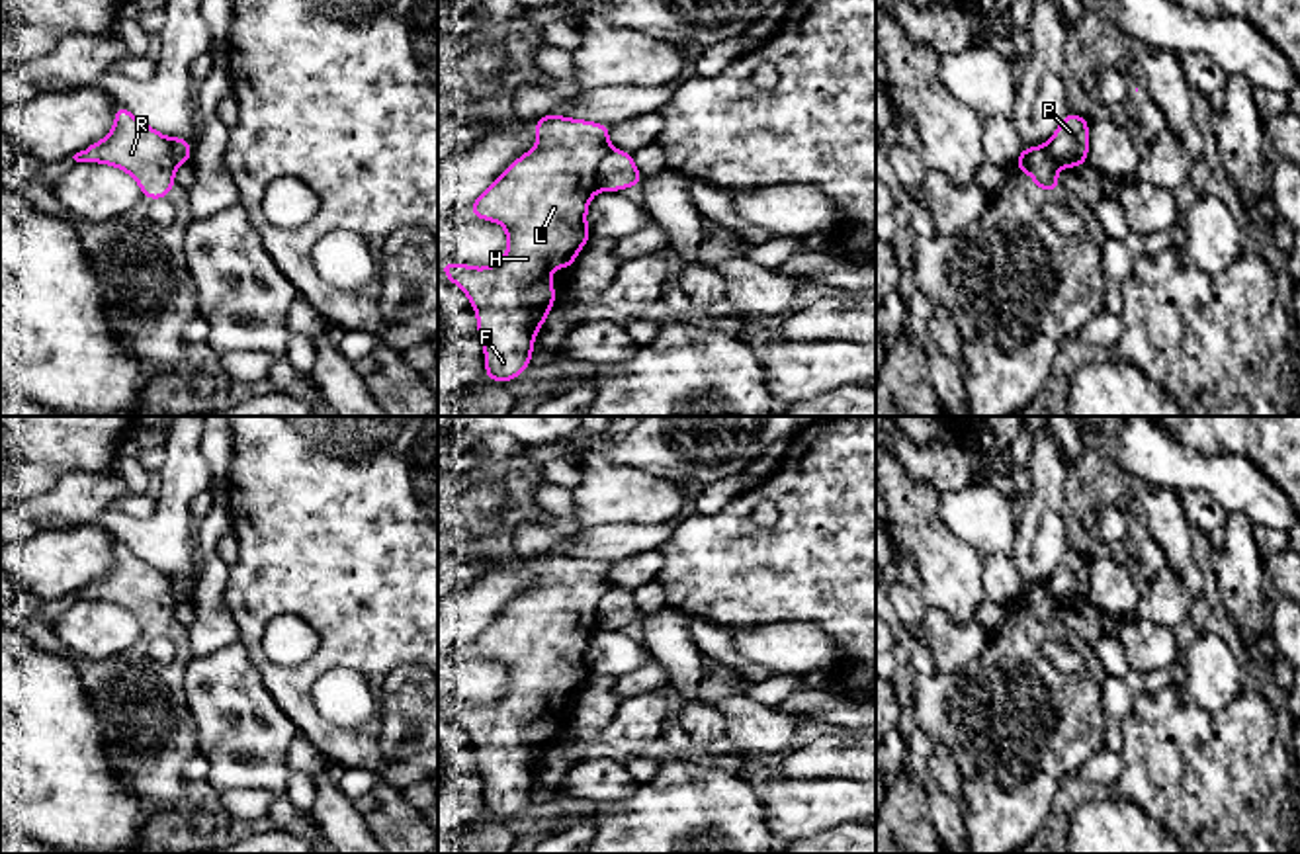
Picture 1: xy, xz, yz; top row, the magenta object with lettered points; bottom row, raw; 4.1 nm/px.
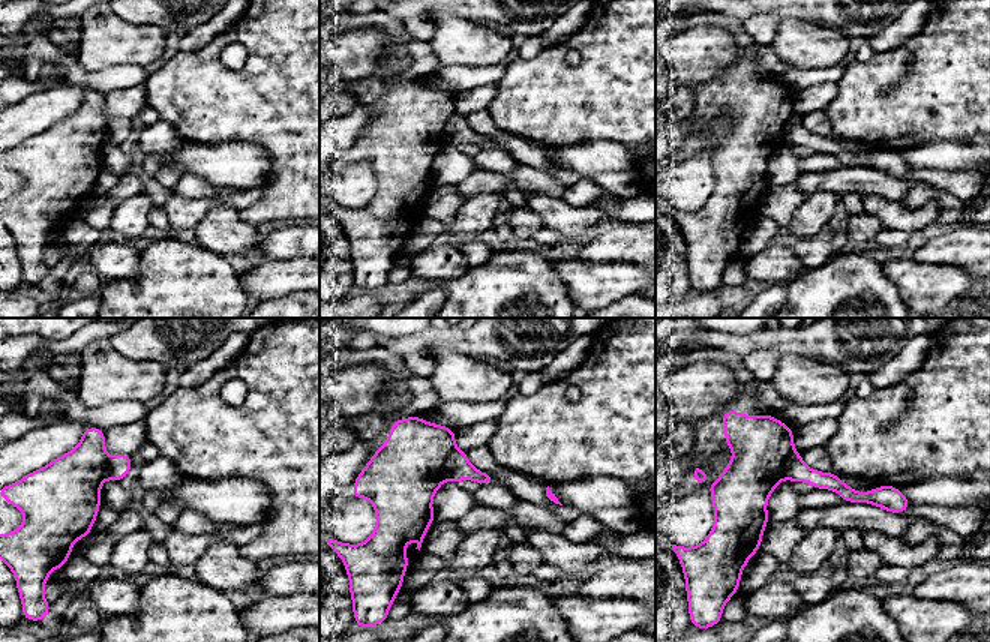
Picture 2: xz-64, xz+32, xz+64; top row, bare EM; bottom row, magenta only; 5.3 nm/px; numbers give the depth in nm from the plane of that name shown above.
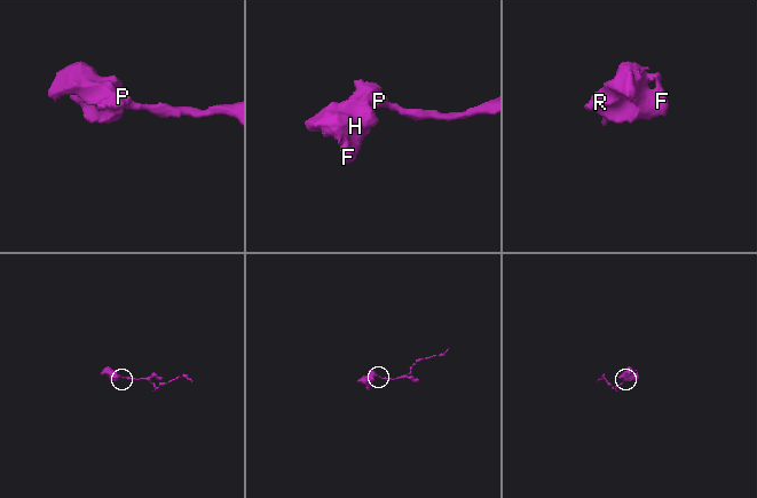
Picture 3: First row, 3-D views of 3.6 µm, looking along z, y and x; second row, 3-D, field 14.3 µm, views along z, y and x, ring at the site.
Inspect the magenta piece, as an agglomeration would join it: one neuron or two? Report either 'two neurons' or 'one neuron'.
two neurons

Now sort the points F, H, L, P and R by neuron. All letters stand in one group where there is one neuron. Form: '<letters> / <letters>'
F H L R / P

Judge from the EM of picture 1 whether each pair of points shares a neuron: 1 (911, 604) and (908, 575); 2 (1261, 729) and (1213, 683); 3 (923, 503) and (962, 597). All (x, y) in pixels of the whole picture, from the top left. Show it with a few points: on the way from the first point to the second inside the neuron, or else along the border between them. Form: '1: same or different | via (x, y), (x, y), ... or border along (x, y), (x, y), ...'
1: same | via (913, 597), (911, 583)
2: different | border along (1246, 681), (1216, 712), (1207, 712), (1187, 692)
3: same | via (923, 526), (927, 550), (949, 573)

